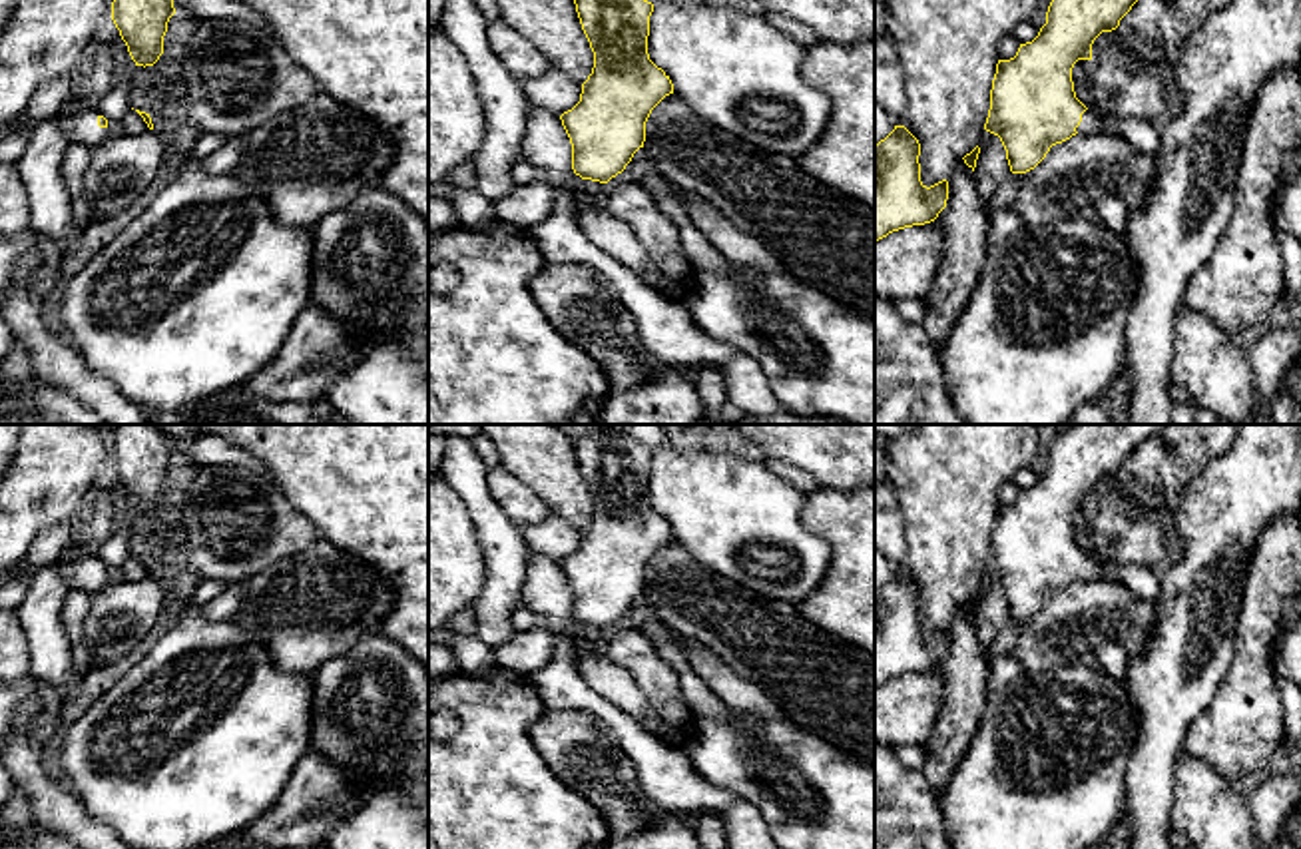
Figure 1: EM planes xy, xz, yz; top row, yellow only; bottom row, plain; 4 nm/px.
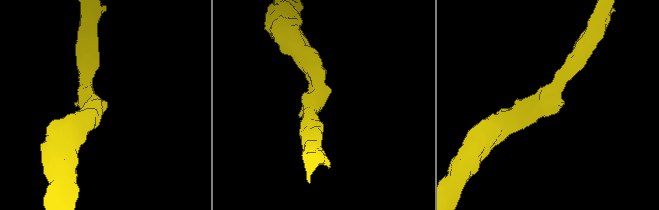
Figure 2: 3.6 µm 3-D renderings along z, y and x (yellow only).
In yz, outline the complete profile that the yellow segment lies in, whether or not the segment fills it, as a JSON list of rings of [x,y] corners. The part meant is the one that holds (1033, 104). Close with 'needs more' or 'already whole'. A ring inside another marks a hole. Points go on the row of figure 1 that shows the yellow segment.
[[[1052,0],[1038,36],[1020,44],[1014,58],[998,60],[984,130],[1000,138],[1012,173],[1034,169],[1052,145],[1076,134],[1102,134],[1096,112],[1076,98],[1072,68],[1078,60],[1092,60],[1094,40],[1116,30],[1136,2]]]; needs more

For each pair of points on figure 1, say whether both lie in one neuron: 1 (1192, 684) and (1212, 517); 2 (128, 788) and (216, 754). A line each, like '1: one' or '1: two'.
1: one
2: one

